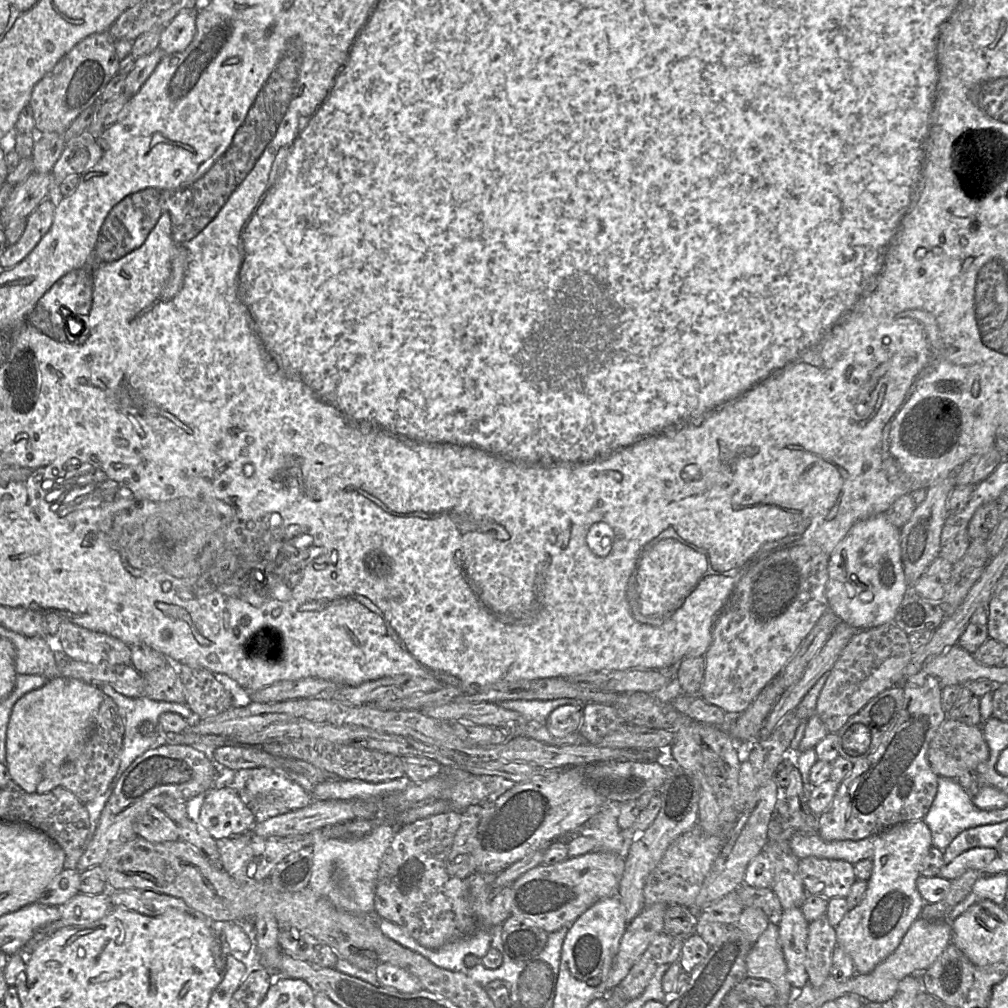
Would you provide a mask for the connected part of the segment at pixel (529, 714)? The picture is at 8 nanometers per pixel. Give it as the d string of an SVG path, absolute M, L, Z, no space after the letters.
M558 698L551 700L505 700L496 704L507 710L518 712L525 720L543 723L549 714L559 706L583 705L585 703L571 698Z

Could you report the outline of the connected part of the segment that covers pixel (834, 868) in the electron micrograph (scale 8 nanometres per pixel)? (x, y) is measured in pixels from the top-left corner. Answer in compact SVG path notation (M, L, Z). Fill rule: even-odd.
M810 856L800 859L798 867L805 892L826 899L846 898L857 880L853 865L844 860Z

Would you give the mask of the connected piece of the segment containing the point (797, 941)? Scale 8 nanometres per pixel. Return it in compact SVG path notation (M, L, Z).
M801 908L784 910L779 921L779 943L787 966L787 979L792 987L793 995L807 983L806 950L808 938L808 922Z

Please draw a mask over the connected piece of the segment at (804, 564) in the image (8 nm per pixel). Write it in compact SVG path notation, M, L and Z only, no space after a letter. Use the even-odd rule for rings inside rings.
M797 545L781 549L763 557L744 573L744 575L736 583L714 623L711 643L704 654L704 675L698 693L702 699L714 706L721 708L725 713L741 713L747 709L747 707L753 702L753 700L764 689L764 687L779 675L781 670L794 655L802 640L812 630L822 614L828 610L828 601L826 597L828 563L829 554L825 553L820 548L815 546Z

